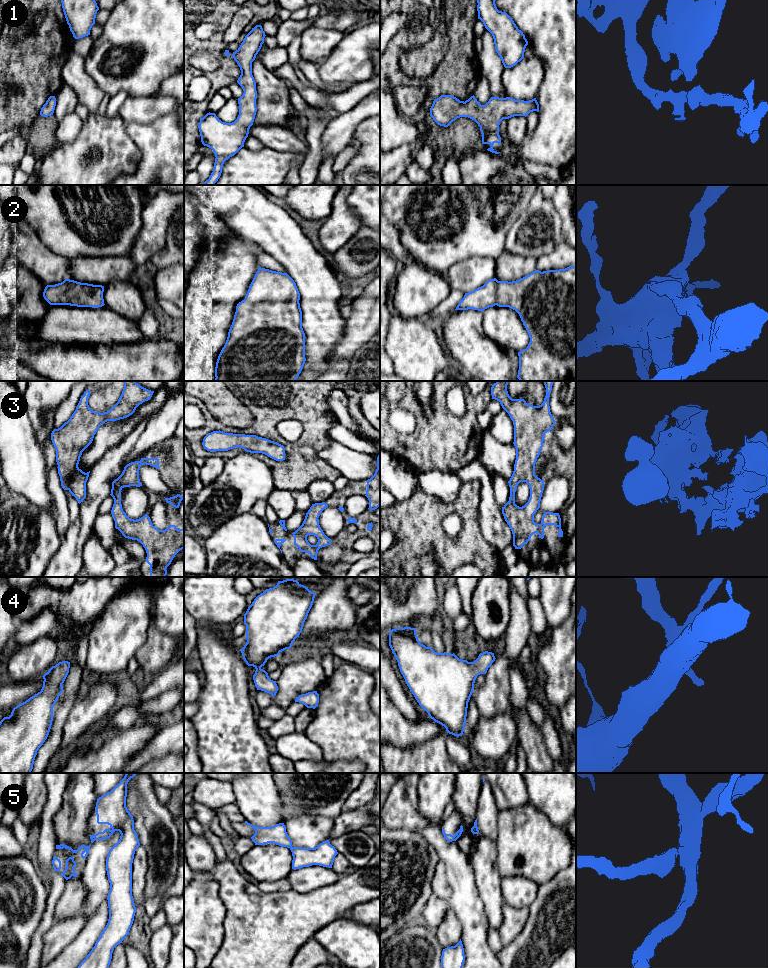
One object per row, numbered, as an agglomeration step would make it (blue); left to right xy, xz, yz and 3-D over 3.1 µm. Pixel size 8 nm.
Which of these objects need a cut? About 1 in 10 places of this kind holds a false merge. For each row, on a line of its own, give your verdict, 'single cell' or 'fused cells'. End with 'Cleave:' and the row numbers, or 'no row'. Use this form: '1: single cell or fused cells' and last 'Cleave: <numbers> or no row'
1: single cell
2: single cell
3: single cell
4: single cell
5: single cell
Cleave: no row

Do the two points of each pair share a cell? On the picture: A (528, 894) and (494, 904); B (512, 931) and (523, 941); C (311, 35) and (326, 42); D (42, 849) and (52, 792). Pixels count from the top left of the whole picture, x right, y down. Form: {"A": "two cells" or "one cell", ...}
{"A": "two cells", "B": "two cells", "C": "one cell", "D": "one cell"}

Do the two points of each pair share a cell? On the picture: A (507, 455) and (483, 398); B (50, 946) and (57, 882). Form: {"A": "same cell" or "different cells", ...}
{"A": "different cells", "B": "different cells"}

